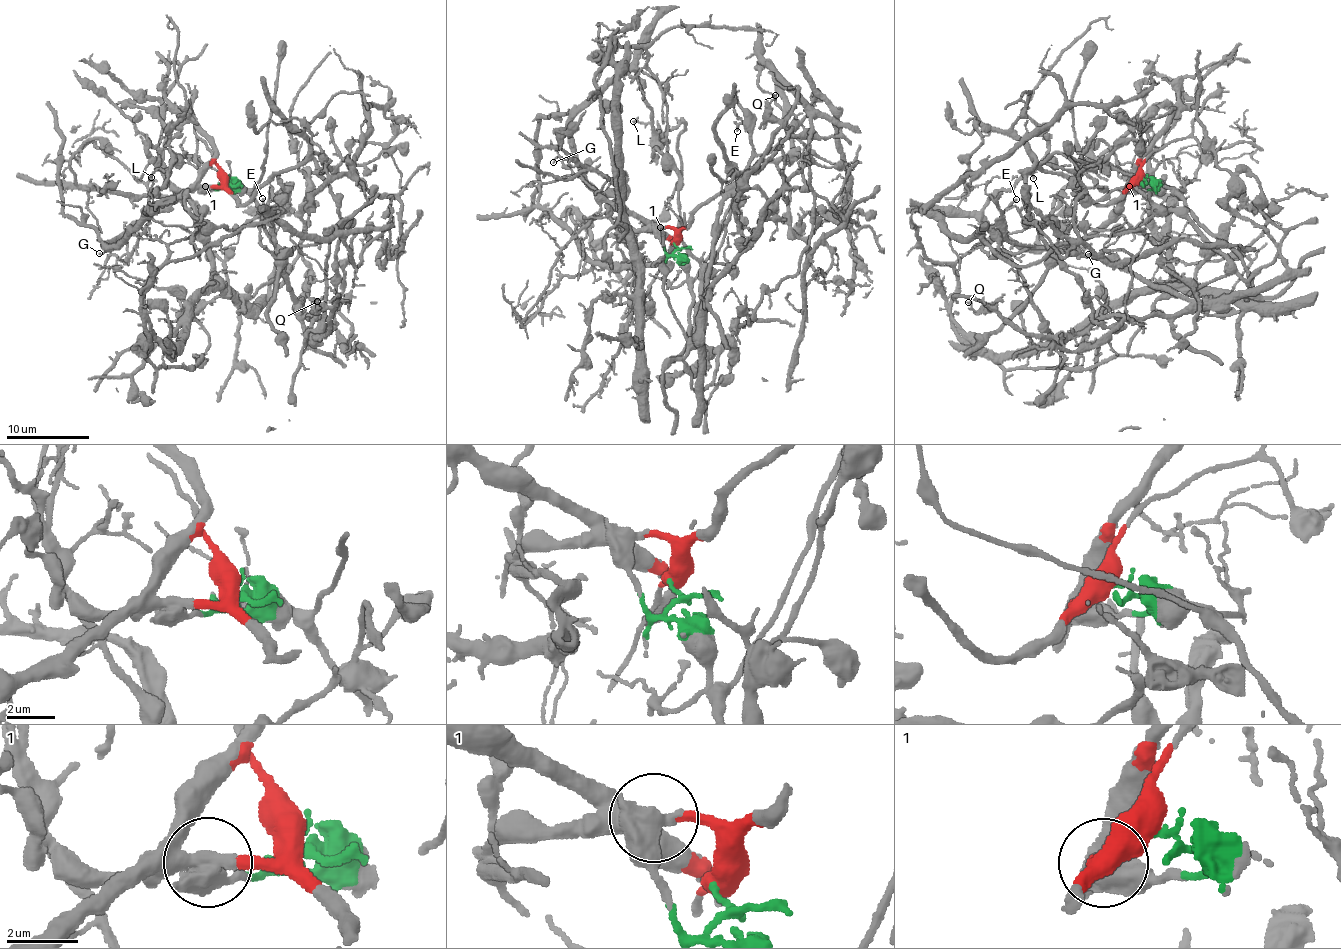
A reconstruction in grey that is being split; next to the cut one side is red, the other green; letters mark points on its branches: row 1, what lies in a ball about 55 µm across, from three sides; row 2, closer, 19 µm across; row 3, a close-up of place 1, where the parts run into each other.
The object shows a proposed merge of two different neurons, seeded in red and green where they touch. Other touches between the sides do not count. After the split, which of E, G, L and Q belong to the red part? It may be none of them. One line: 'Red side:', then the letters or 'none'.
Red side: G, L

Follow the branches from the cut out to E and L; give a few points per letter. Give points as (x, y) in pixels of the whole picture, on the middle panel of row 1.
E: (673, 244), (693, 295), (669, 358), (702, 404), (714, 224), (752, 154), (731, 98), (737, 131)
L: (673, 244), (674, 231), (627, 214), (575, 156), (571, 117), (629, 71), (652, 117), (634, 121)

